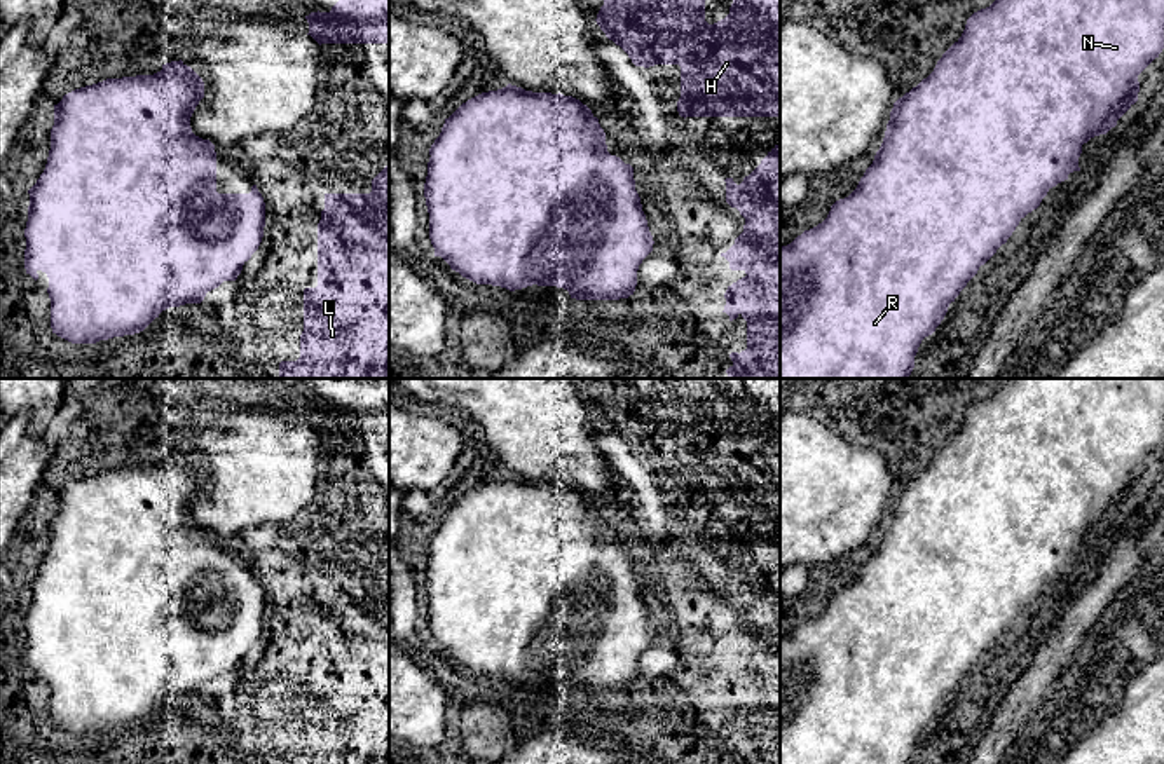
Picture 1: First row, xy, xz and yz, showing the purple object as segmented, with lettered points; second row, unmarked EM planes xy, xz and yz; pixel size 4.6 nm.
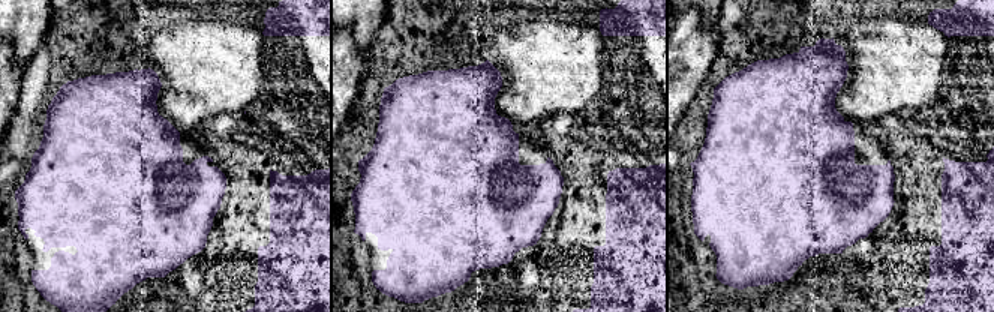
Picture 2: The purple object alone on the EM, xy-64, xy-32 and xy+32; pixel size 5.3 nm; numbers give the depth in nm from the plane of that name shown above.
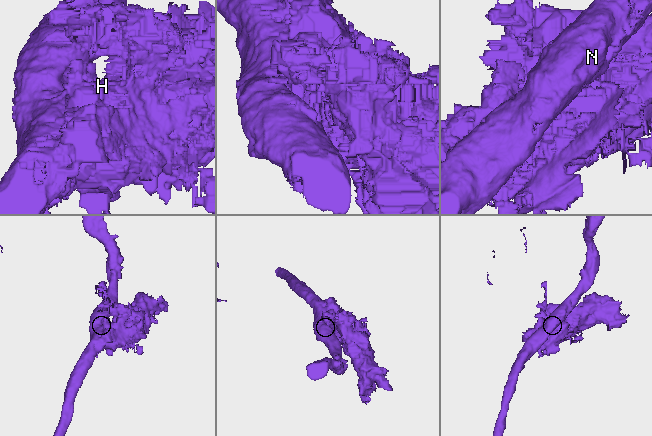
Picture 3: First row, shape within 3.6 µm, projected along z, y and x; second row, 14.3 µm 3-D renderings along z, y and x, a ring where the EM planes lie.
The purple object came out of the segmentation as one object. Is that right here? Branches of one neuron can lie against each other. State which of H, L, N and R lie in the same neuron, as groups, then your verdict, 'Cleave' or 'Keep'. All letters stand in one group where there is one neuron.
Groups: H L N R. Keep

